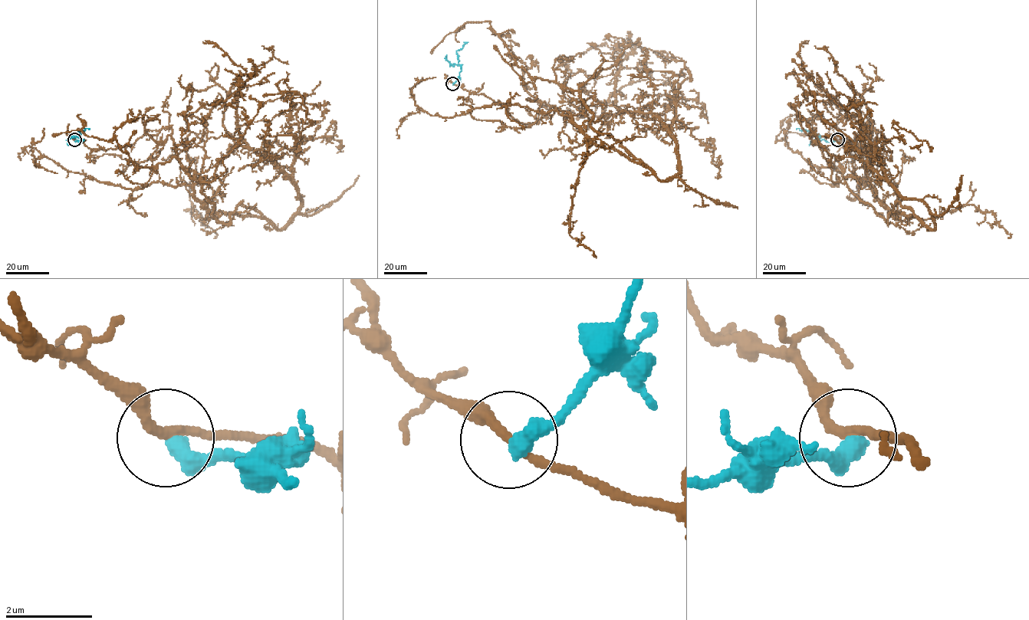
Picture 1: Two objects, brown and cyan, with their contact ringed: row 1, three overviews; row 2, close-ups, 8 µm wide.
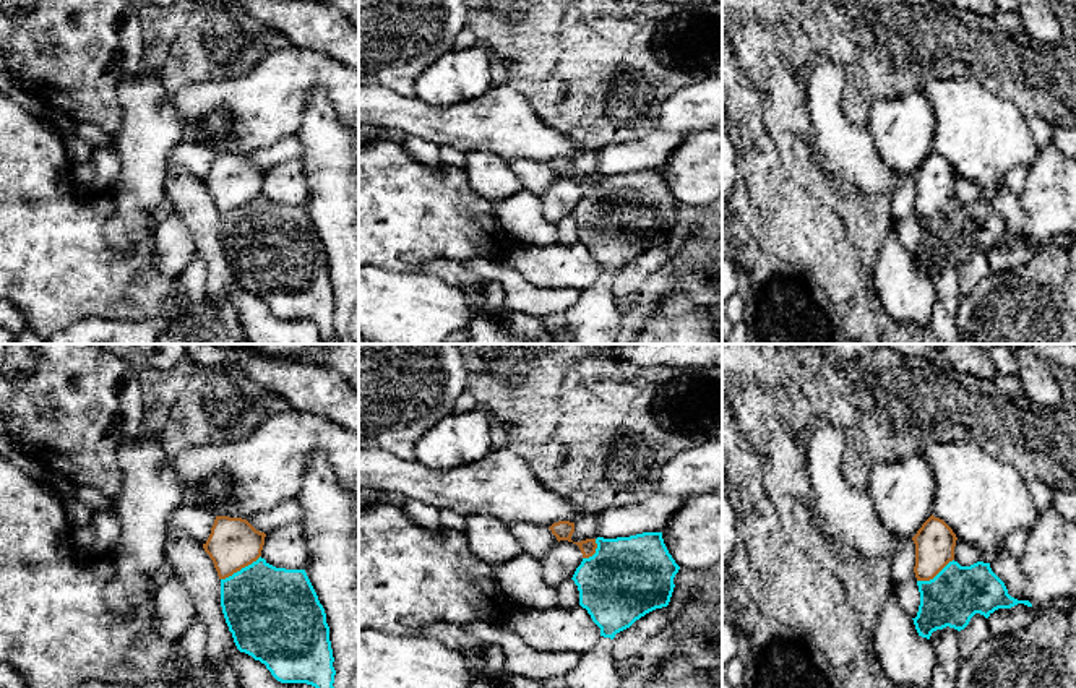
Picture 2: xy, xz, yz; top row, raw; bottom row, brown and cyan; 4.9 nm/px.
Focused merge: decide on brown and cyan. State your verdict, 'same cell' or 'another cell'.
another cell

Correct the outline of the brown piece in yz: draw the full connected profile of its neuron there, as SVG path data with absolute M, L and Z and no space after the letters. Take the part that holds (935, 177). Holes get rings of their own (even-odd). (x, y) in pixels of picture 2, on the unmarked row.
M933 151L922 161L912 177L915 180L914 209L917 217L933 216L954 196L958 174L943 156Z

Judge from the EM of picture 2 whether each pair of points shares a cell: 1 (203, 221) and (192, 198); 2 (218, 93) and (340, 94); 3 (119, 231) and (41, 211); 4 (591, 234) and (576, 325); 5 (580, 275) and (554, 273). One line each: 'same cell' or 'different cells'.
1: same cell
2: same cell
3: different cells
4: same cell
5: same cell

